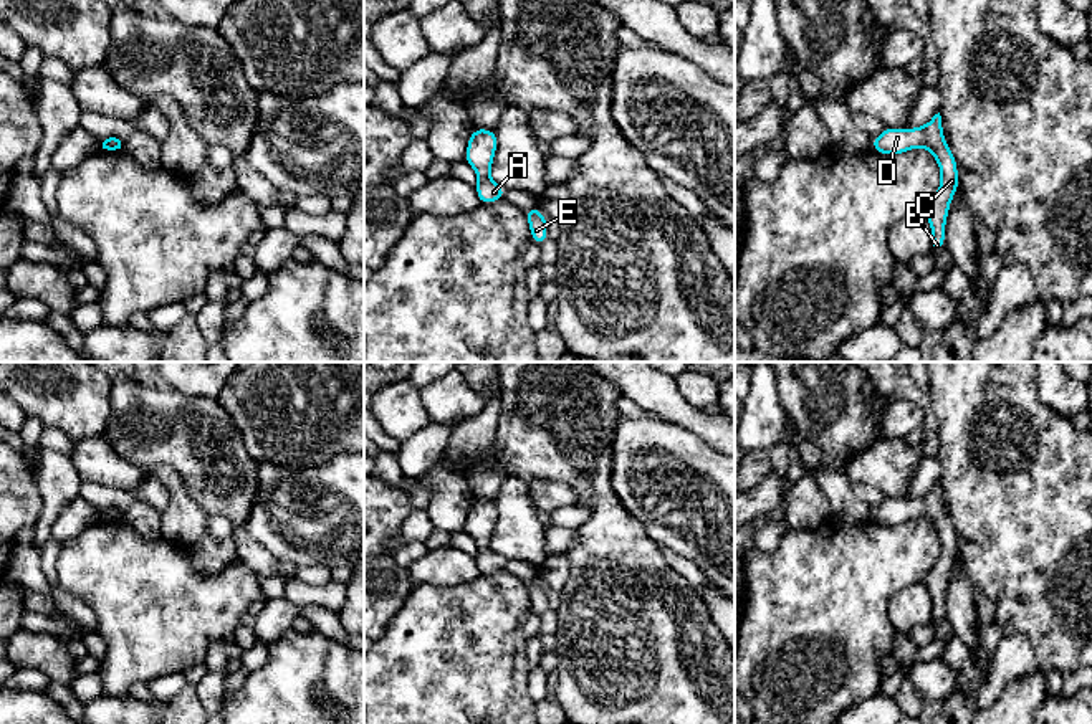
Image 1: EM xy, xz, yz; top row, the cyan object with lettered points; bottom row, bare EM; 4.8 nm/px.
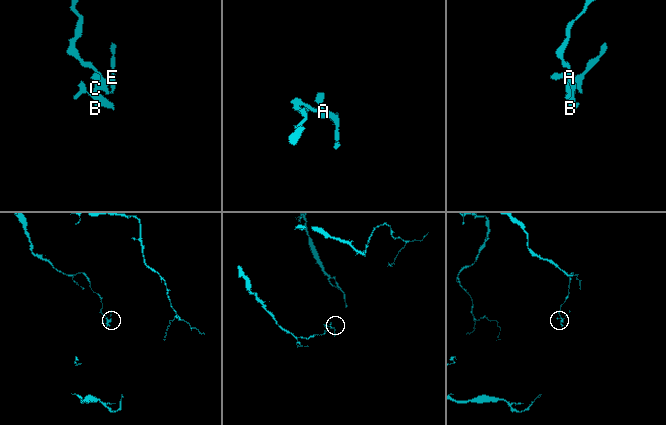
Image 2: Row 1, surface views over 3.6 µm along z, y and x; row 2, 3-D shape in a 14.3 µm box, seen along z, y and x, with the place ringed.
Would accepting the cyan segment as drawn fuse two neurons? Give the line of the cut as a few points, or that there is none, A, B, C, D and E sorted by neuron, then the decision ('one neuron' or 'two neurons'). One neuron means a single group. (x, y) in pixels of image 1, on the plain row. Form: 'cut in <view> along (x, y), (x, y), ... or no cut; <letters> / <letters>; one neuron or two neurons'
no cut; A B C D E; one neuron

